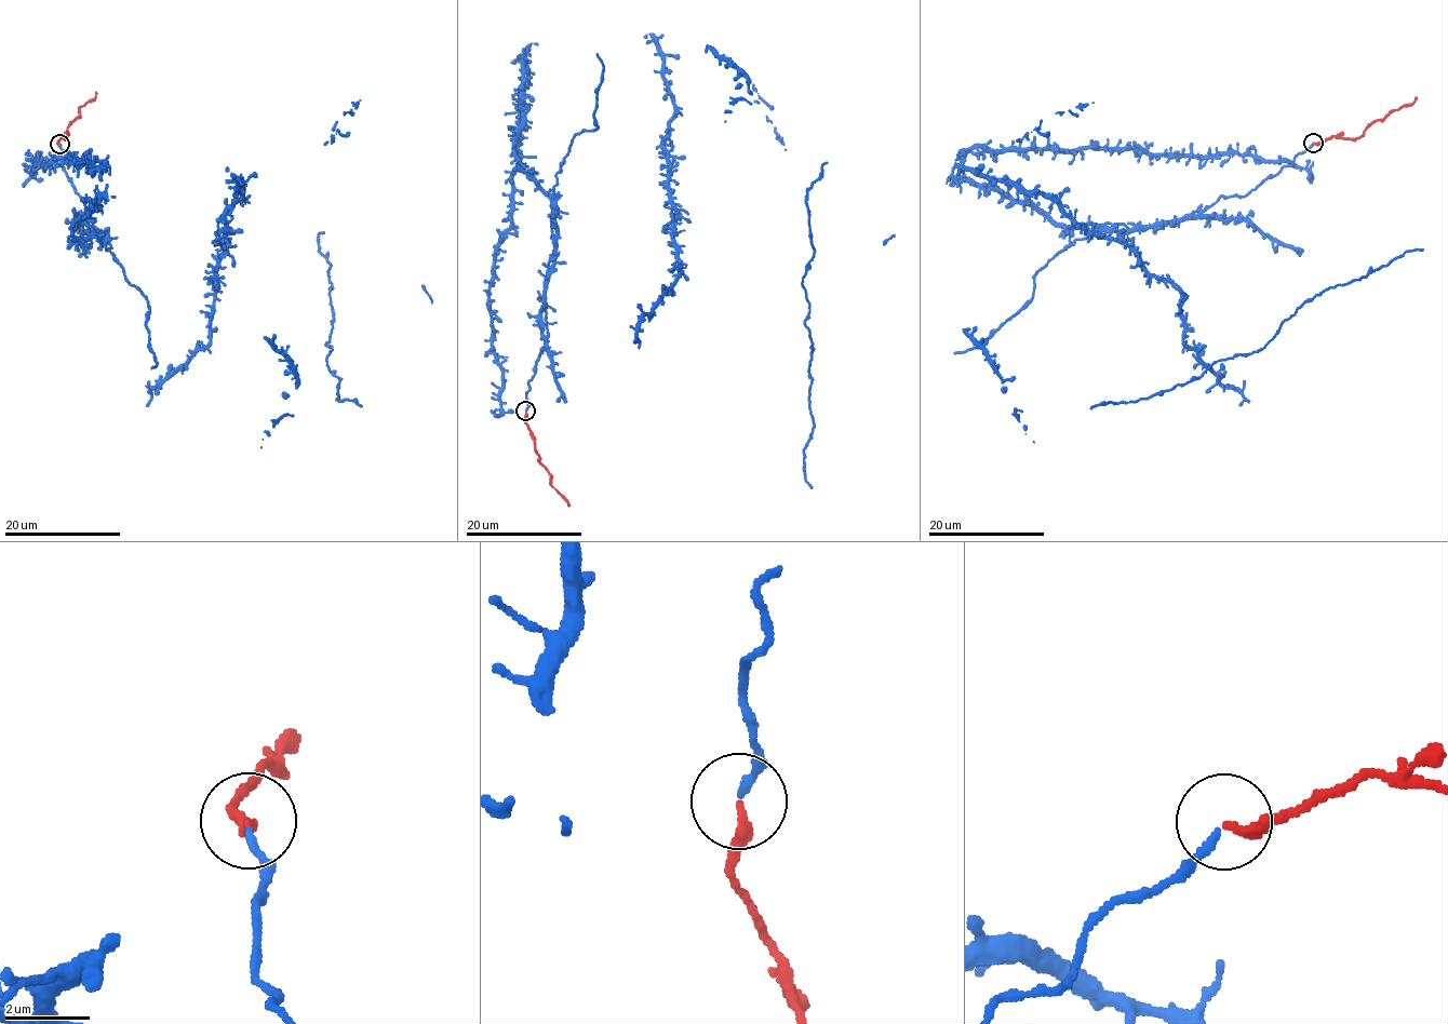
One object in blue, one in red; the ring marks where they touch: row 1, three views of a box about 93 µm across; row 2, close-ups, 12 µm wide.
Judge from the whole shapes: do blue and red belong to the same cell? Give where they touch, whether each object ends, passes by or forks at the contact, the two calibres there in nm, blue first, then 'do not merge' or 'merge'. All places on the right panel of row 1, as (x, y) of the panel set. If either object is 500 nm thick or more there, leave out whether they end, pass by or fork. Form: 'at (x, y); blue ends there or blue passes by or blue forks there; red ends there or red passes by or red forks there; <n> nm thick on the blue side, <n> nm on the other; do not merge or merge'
at (1313, 143); blue ends there; red ends there; 170 nm thick on the blue side, 240 nm on the other; merge

